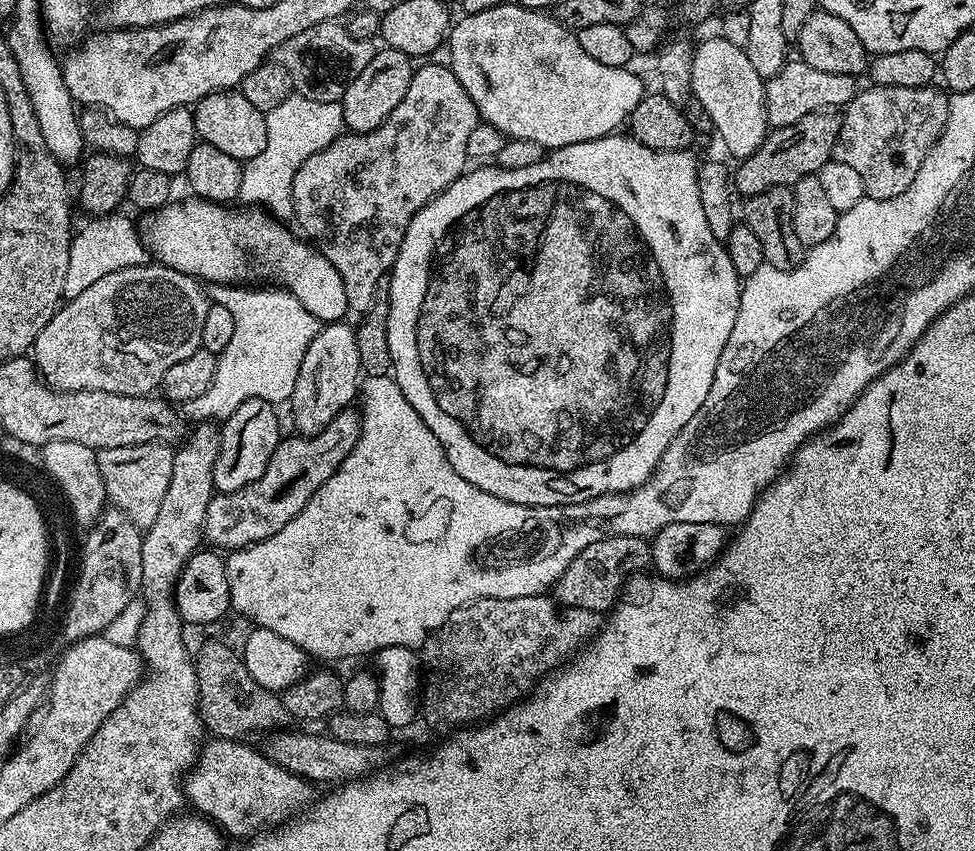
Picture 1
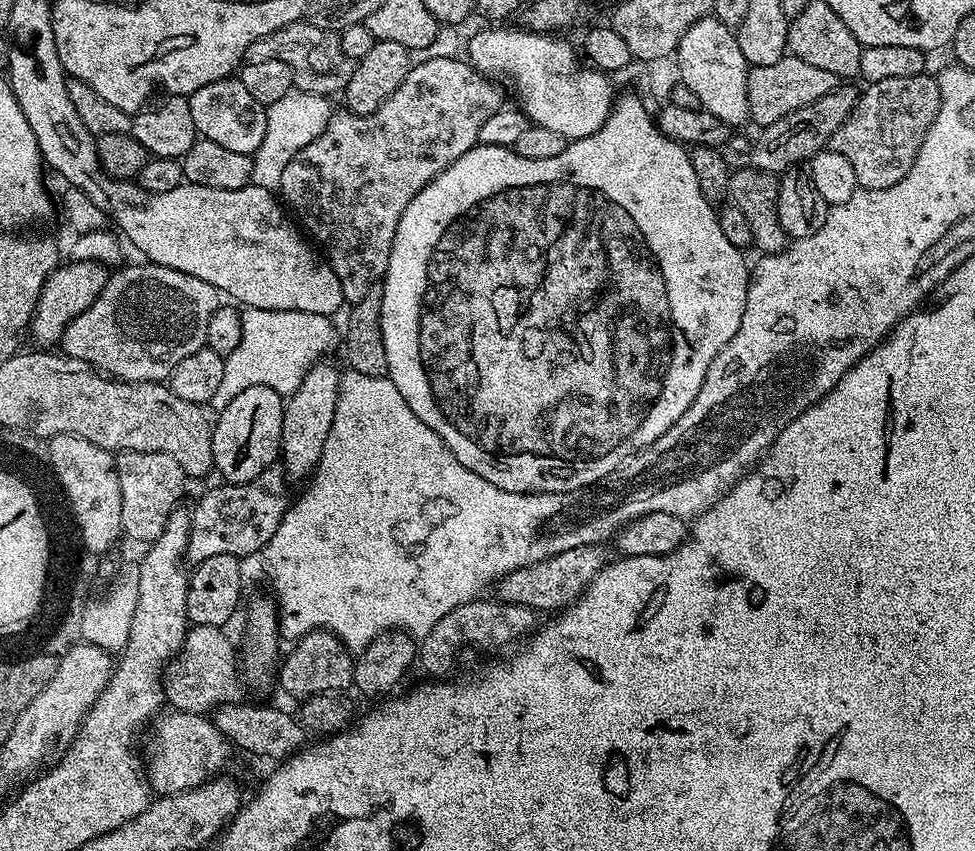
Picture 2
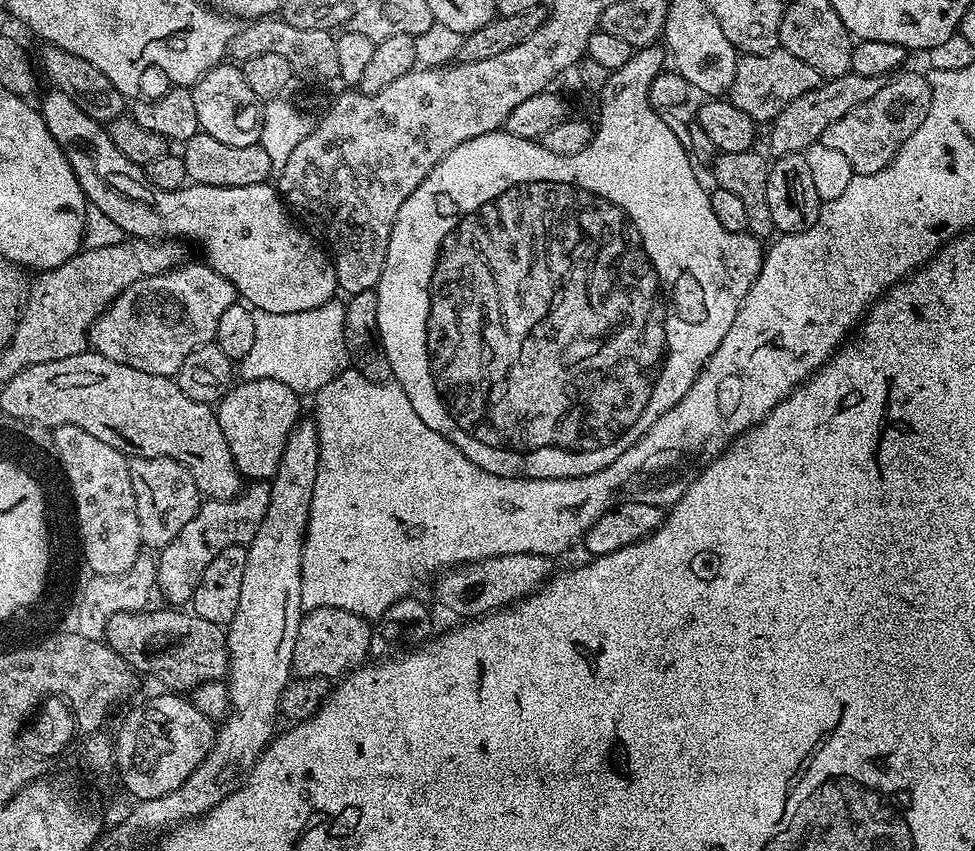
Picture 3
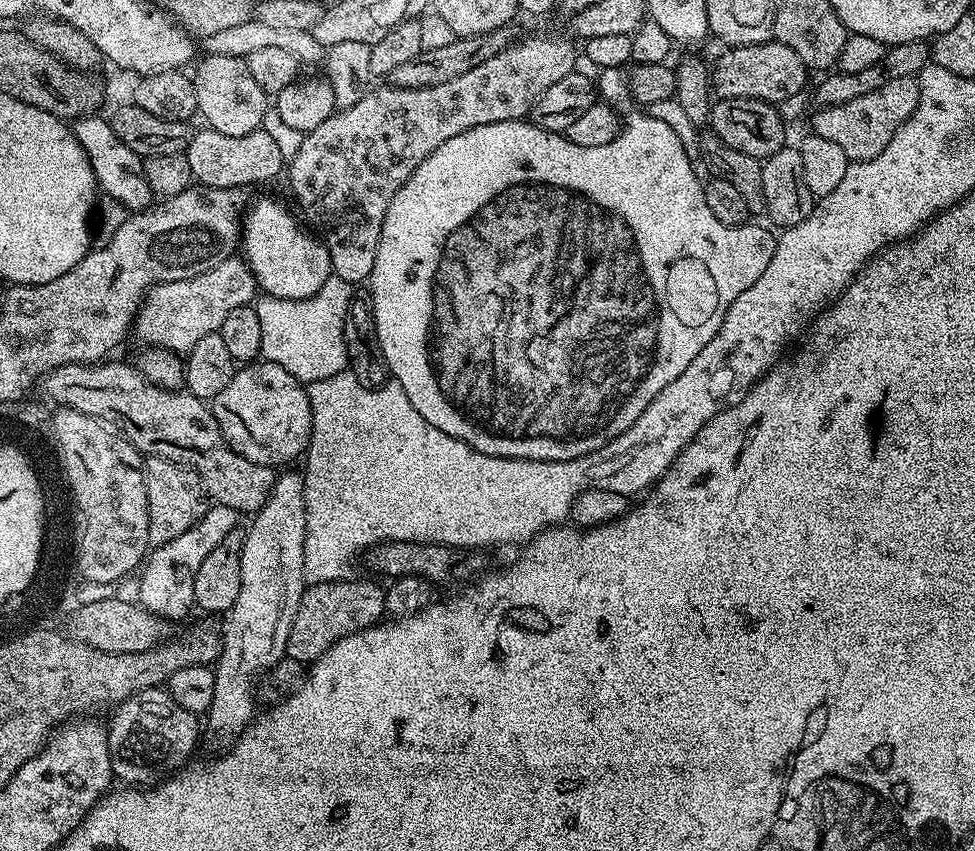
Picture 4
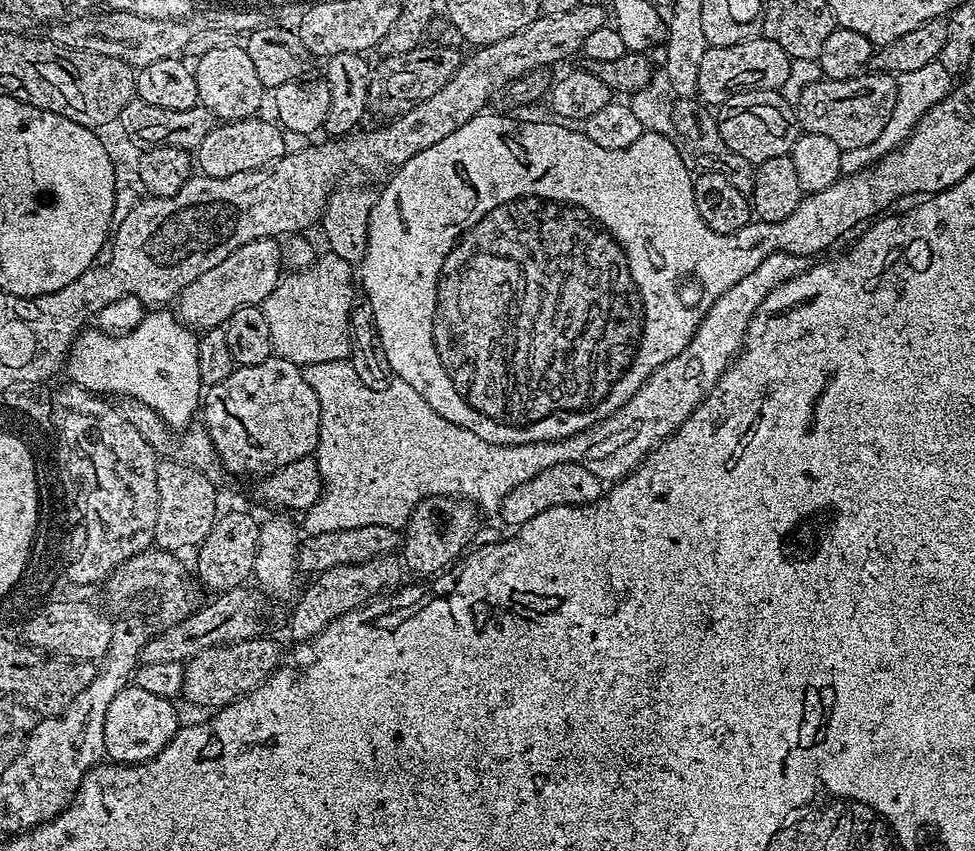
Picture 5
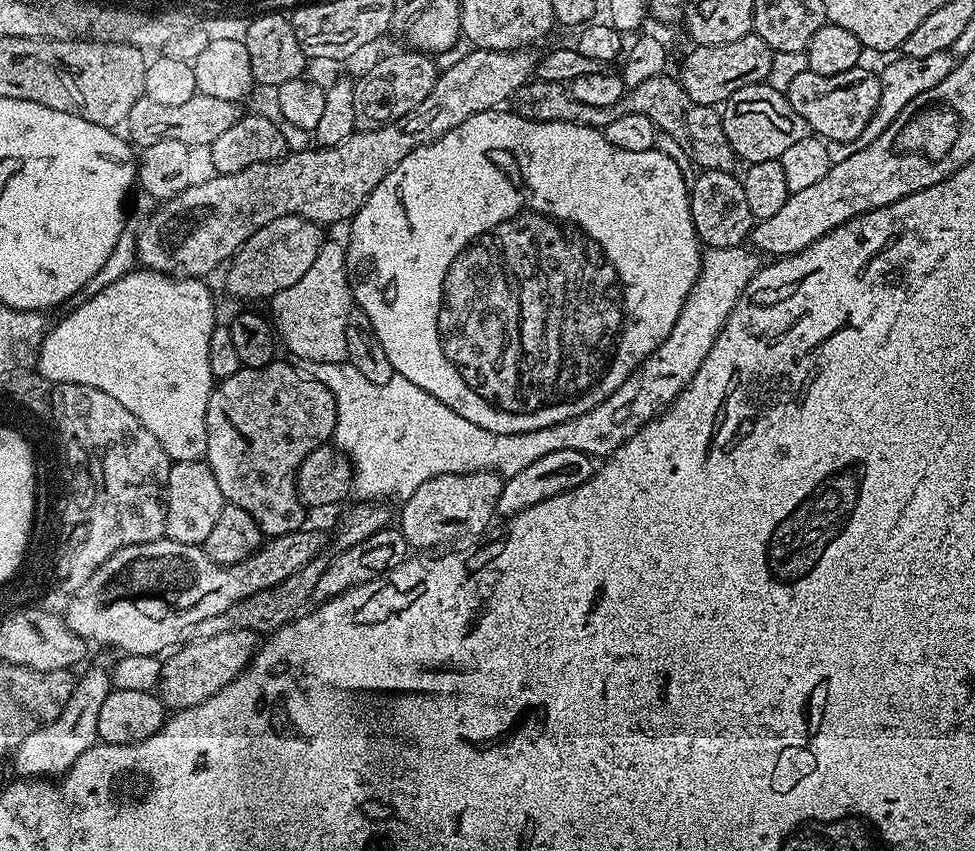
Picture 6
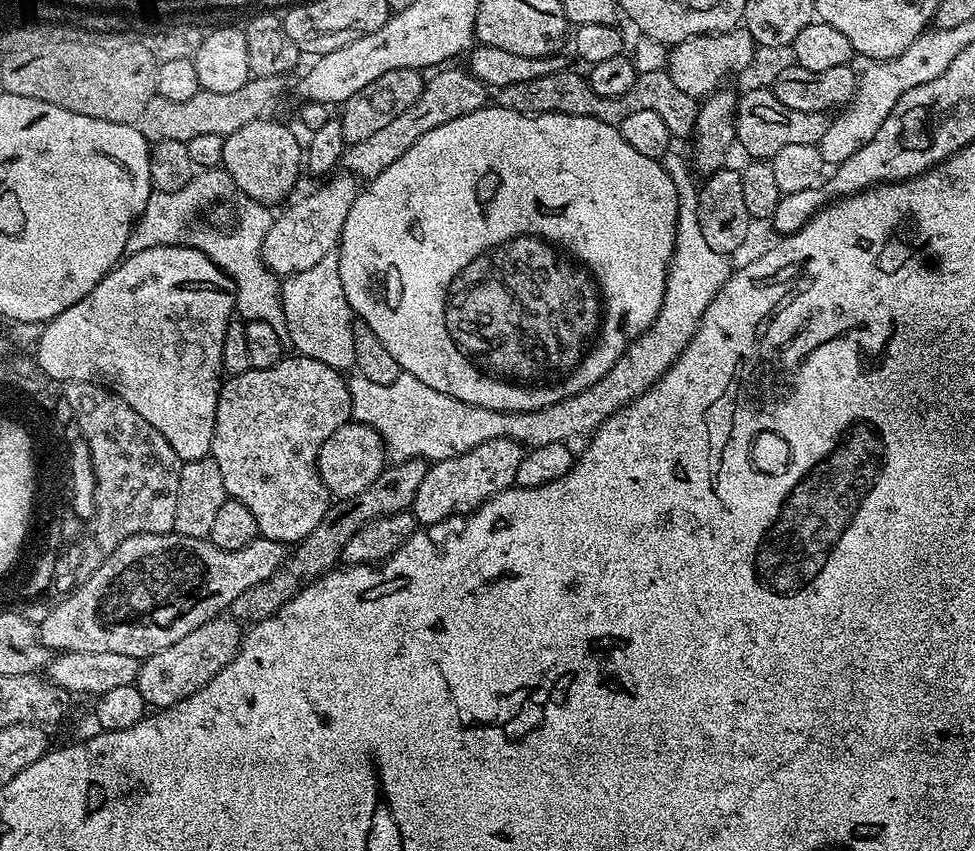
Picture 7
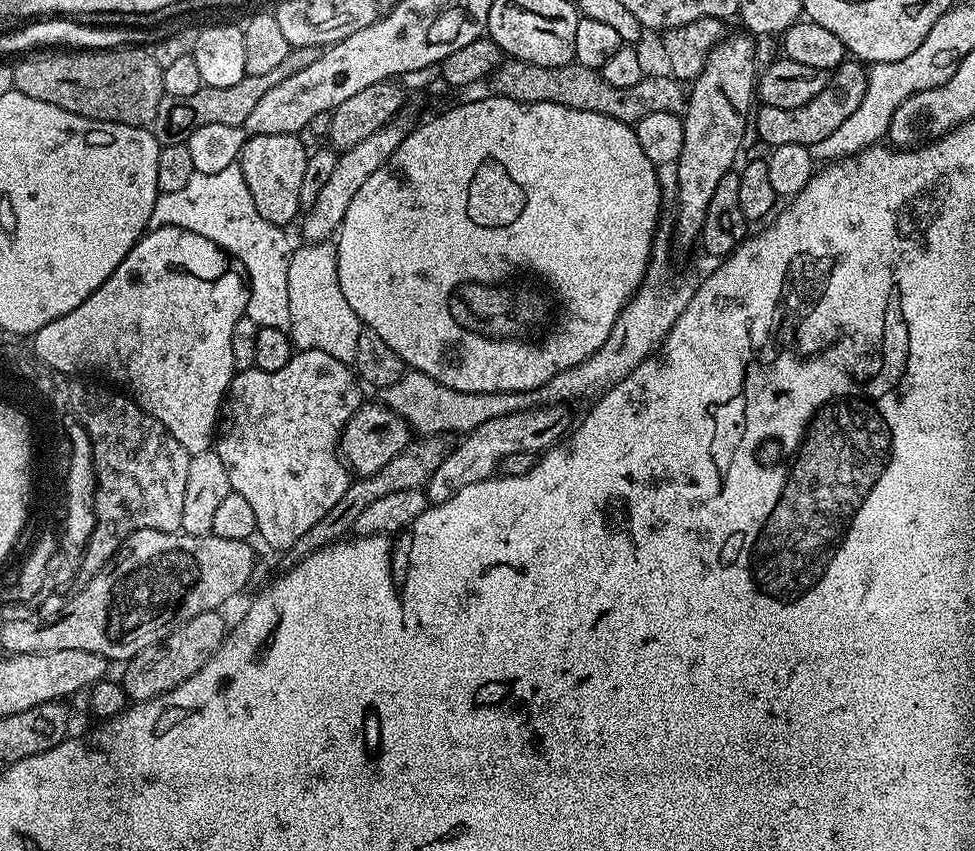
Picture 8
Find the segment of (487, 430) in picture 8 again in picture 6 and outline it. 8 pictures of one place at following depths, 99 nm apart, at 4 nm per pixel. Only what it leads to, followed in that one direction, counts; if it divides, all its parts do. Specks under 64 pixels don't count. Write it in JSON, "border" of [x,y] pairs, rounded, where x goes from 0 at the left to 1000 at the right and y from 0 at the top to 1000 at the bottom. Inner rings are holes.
{"border":[[[507,555],[451,557],[433,566],[408,602],[408,619],[425,646],[443,646],[476,630],[492,629],[510,605],[510,585],[515,578],[516,561]]]}

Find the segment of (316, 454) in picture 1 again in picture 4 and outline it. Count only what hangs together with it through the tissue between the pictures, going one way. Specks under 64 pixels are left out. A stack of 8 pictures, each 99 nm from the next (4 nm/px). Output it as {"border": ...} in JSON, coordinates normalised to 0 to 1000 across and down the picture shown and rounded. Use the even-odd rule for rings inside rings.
{"border":[[[214,596],[205,608],[205,615],[200,616],[195,623],[191,623],[191,627],[157,643],[143,673],[143,677],[145,676],[145,706],[143,705],[143,709],[152,717],[177,714],[185,724],[191,723],[195,717],[198,718],[197,690],[199,689],[199,679],[203,675],[207,660],[211,660],[213,652],[225,639],[231,638],[233,630],[230,629],[237,623],[238,610],[240,610],[240,603],[237,597]]]}

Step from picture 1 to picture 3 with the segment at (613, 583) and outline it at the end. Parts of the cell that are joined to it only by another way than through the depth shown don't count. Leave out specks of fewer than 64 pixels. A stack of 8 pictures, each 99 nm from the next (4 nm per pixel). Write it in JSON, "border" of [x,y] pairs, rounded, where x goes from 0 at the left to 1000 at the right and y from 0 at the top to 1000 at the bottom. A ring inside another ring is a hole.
{"border":[[[556,652],[499,653],[498,657],[481,659],[452,673],[447,679],[445,700],[453,713],[470,724],[476,724],[472,726],[490,726],[523,712],[549,696],[563,680],[566,672],[564,663],[565,657]]]}

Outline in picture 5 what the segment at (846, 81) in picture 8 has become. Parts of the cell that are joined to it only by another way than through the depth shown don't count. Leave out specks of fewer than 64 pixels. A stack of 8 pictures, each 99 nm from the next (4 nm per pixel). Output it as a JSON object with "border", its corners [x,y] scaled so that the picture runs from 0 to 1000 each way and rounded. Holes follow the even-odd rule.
{"border":[[[770,103],[768,108],[758,108],[744,118],[733,133],[741,167],[745,167],[753,181],[761,181],[761,186],[768,188],[772,195],[786,190],[786,186],[809,182],[823,152],[816,140],[815,126],[804,110],[791,103]]]}

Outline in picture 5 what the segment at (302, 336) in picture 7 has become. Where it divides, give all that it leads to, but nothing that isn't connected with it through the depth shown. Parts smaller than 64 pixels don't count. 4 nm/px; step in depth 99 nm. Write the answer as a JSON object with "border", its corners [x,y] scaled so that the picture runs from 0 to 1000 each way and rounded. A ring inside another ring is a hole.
{"border":[[[333,295],[325,300],[319,313],[303,318],[299,323],[292,323],[282,341],[277,344],[270,355],[273,378],[277,382],[277,397],[279,411],[282,417],[288,418],[306,429],[322,428],[324,425],[343,425],[355,423],[361,417],[361,334],[363,338],[363,315],[360,309],[347,298]]]}

